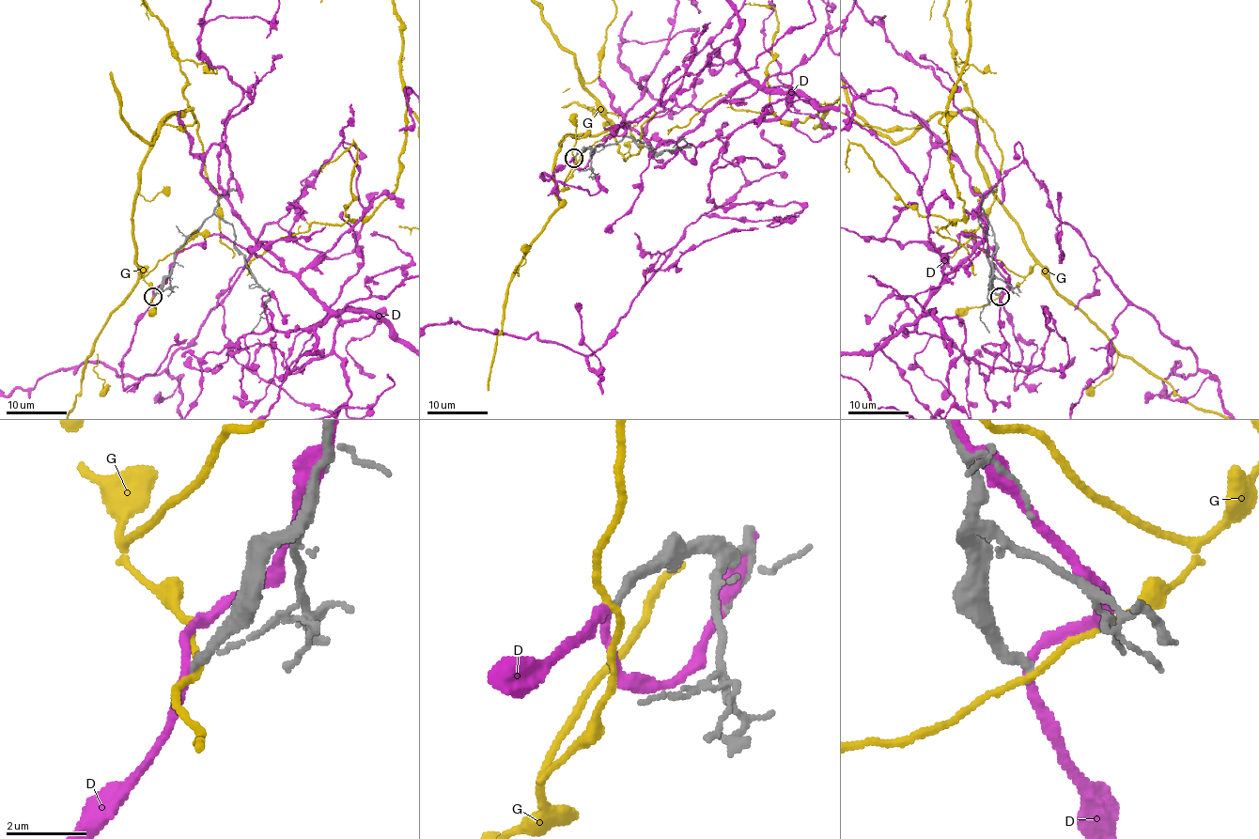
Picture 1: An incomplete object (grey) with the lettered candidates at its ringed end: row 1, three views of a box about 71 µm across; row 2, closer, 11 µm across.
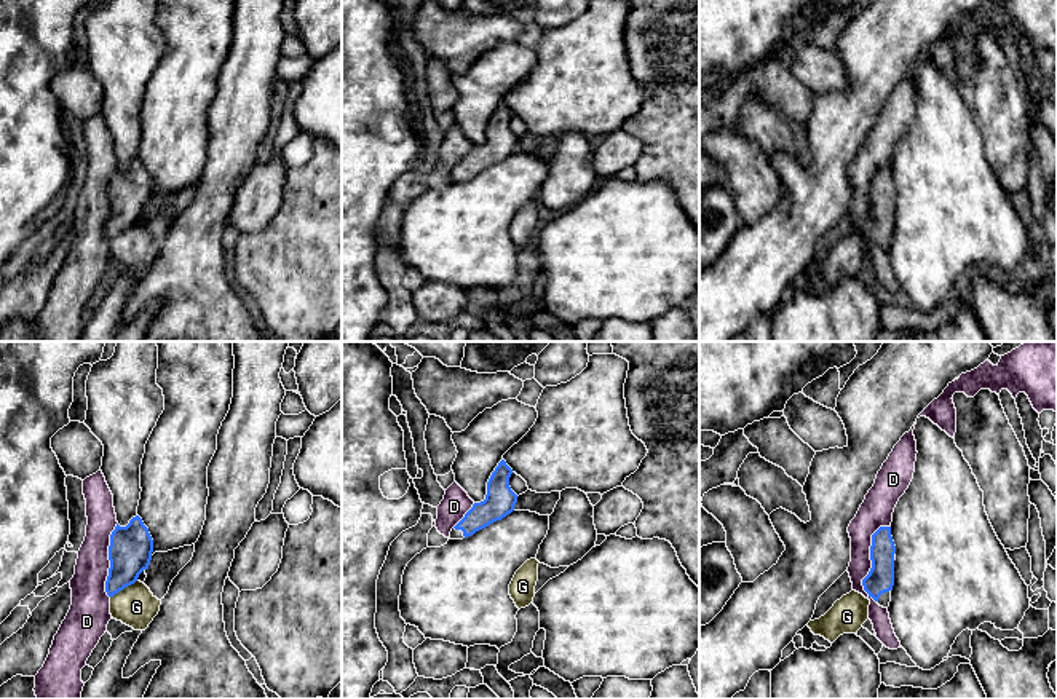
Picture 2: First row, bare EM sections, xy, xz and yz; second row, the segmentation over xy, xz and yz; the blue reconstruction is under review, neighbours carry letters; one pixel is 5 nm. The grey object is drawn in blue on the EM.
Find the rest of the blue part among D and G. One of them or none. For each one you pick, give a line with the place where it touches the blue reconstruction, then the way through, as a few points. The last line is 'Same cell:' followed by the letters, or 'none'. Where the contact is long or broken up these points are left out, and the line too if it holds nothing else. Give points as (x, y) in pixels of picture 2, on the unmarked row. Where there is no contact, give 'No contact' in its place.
Same cell: none

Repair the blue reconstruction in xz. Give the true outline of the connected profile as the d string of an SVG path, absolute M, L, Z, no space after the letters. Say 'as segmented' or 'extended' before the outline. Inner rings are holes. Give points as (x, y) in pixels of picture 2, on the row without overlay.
extended | M501 102L487 124L485 142L473 147L452 171L449 182L468 180L514 153L517 137L509 129L511 116L513 112Z

